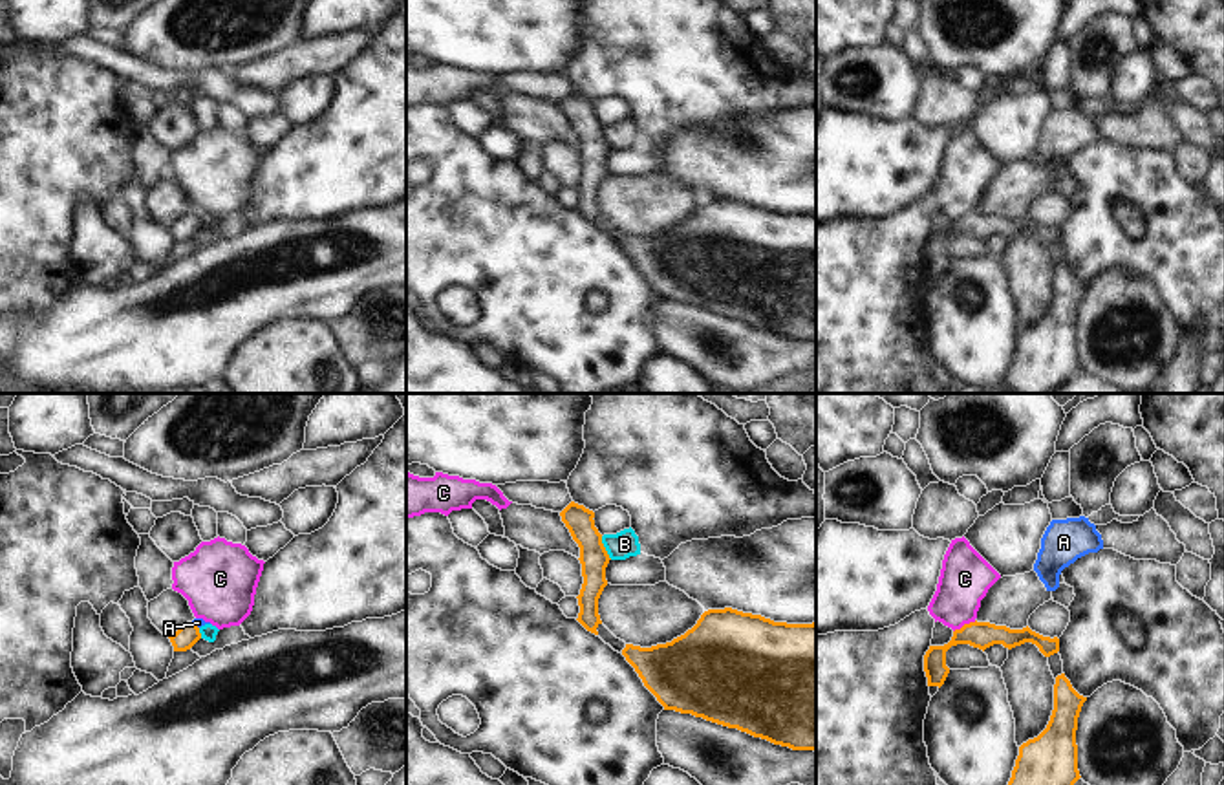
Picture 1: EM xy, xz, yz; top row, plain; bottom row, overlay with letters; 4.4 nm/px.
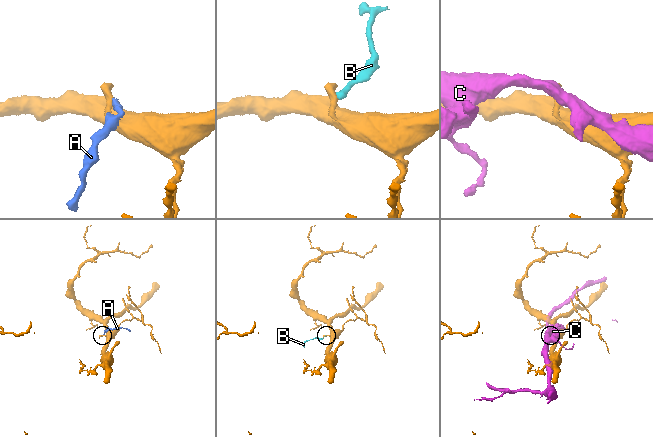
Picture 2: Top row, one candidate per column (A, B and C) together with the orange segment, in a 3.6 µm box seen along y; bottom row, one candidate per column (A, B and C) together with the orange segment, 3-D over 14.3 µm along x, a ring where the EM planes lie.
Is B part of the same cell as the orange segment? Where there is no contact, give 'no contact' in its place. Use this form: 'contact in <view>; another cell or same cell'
contact in xz; another cell

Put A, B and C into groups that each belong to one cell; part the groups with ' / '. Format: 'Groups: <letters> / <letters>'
Groups: A B / C

